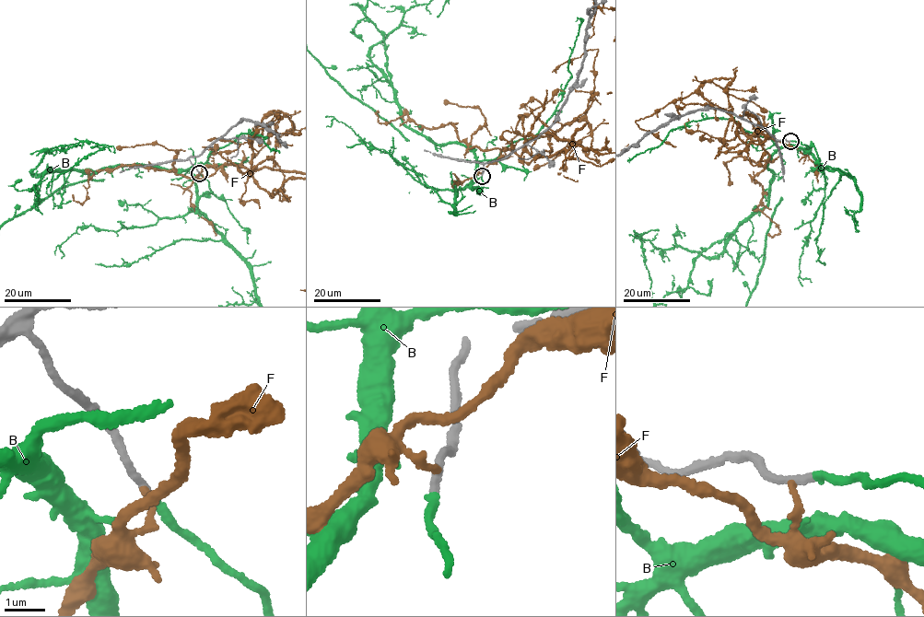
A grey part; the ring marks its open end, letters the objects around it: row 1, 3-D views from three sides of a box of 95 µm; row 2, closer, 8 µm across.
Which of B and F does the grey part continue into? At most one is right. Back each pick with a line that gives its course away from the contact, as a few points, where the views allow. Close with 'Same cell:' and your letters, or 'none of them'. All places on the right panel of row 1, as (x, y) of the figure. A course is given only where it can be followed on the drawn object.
Same cell: B

